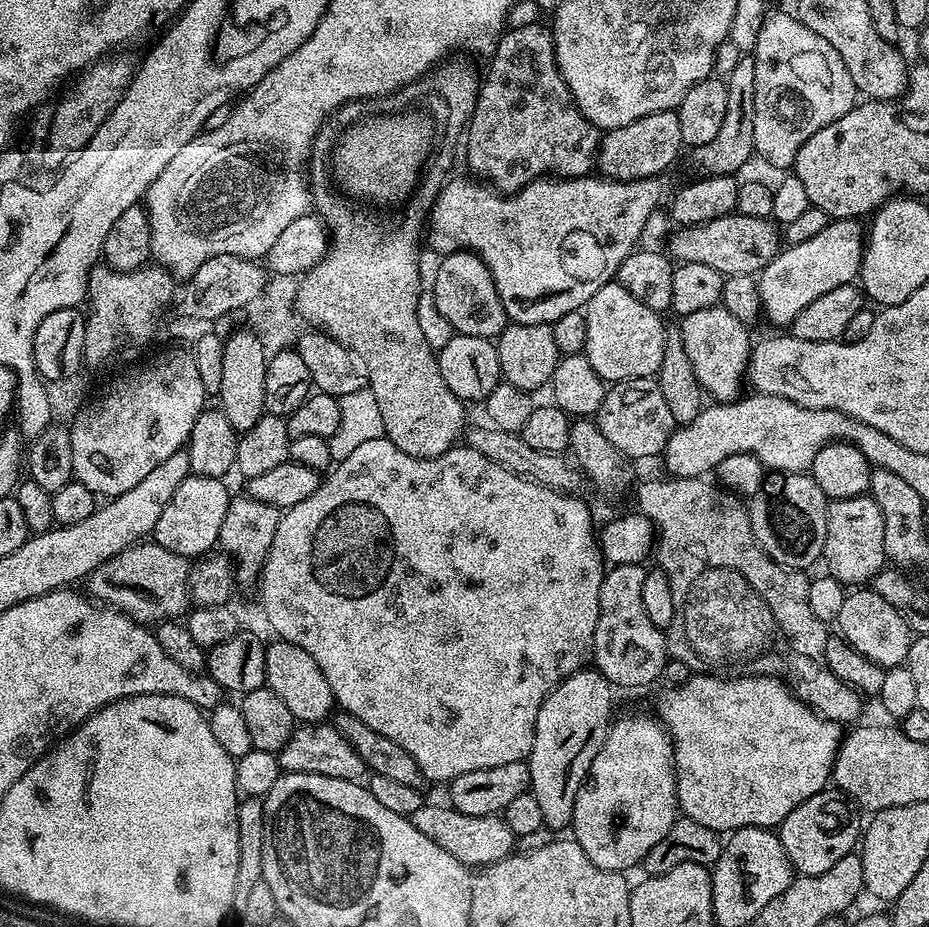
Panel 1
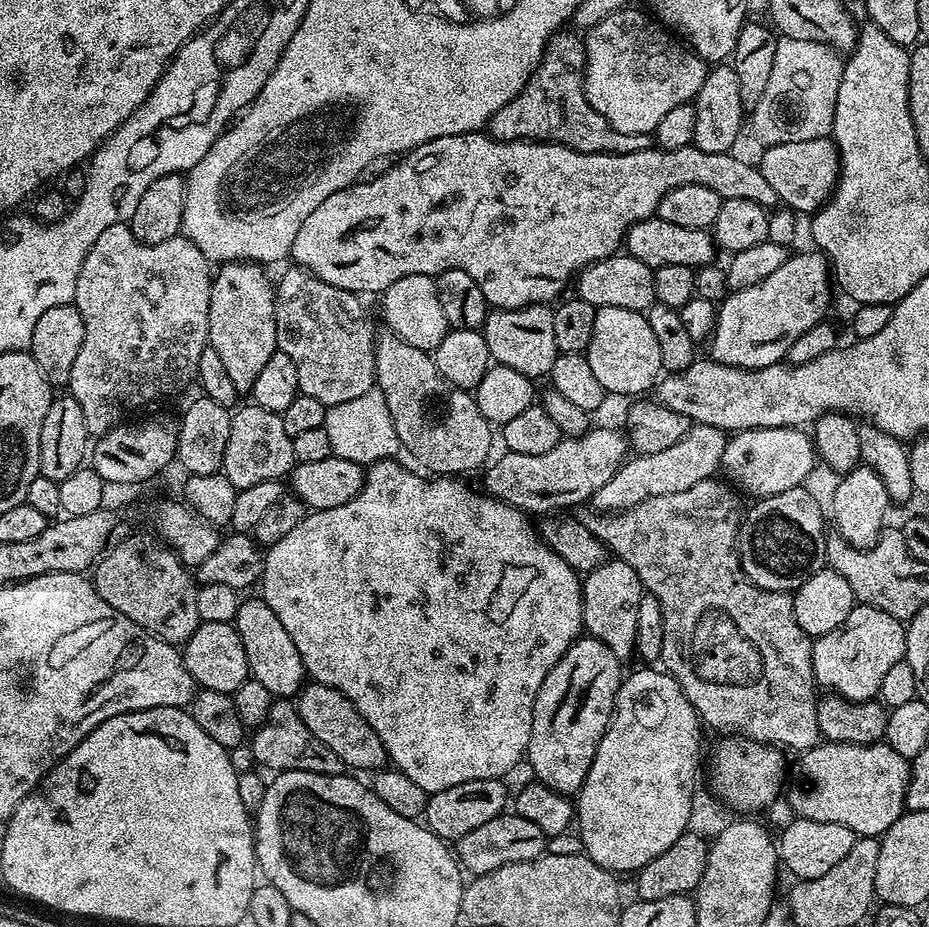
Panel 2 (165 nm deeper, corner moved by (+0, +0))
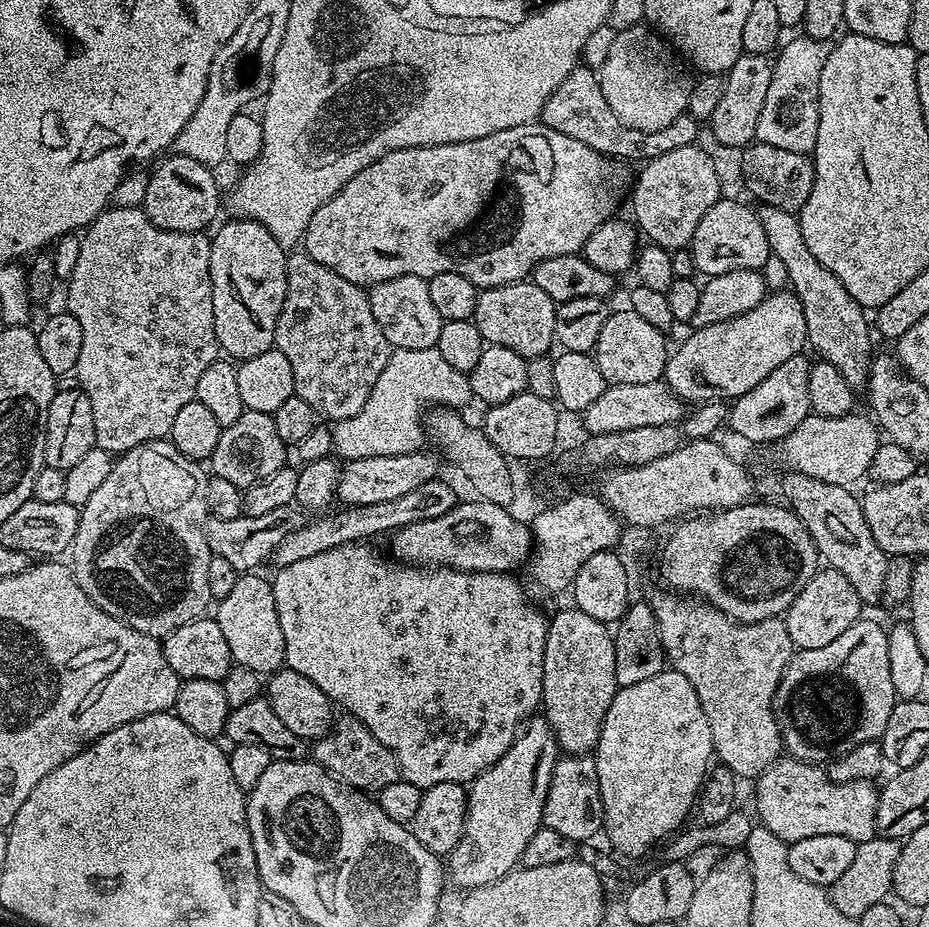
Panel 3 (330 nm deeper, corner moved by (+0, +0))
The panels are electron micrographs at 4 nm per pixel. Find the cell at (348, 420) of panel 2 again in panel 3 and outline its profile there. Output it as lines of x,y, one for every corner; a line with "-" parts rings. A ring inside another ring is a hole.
397,348
389,351
386,367
382,369
382,374
378,374
378,382
374,382
374,390
370,390
366,406
362,406
354,418
335,421
332,428
335,455
347,462
358,458
397,456
421,451
426,444
426,410
433,406
464,410
468,400
472,399
472,387
466,373
449,366
438,349

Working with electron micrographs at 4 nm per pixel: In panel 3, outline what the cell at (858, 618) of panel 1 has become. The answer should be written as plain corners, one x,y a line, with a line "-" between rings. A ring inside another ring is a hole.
861,618
827,646
818,646
818,650
802,648
793,655
778,682
772,712
778,722
783,751
791,759
823,765
829,758
846,754
866,742
879,741
886,730
886,722
890,722
890,710
894,710
897,699
890,678
890,650
885,625

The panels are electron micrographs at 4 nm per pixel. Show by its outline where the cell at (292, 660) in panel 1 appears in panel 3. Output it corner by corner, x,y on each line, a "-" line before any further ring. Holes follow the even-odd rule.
260,574
237,575
230,594
215,605
214,619
230,645
235,663
261,674
271,674
285,667
282,622
278,622
278,606
274,606
271,579
263,580
256,575

